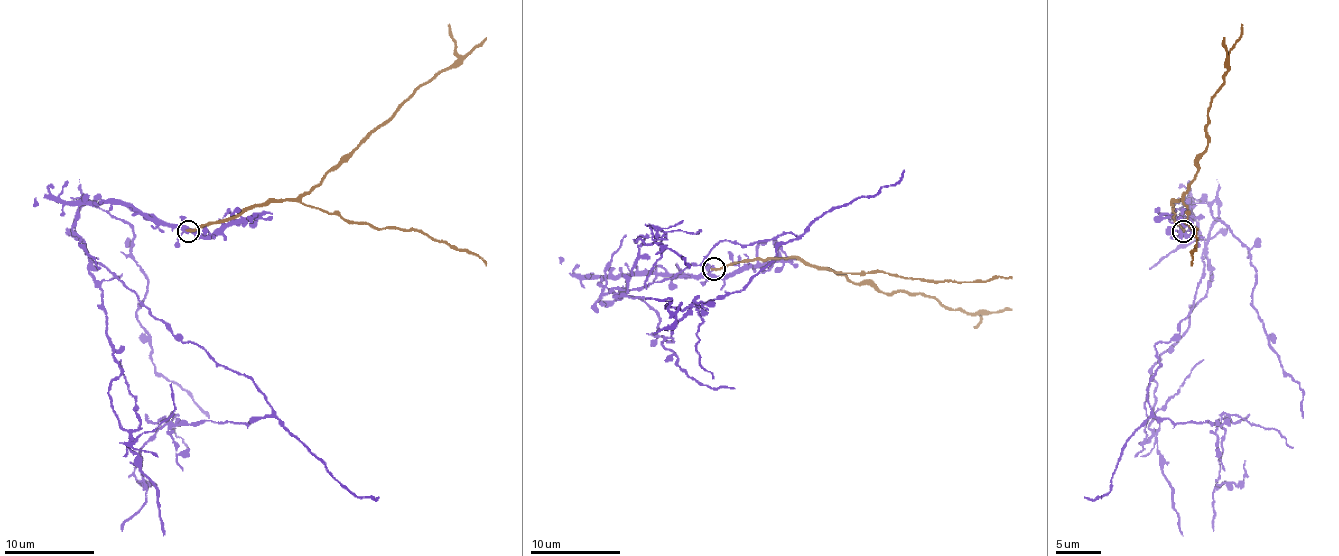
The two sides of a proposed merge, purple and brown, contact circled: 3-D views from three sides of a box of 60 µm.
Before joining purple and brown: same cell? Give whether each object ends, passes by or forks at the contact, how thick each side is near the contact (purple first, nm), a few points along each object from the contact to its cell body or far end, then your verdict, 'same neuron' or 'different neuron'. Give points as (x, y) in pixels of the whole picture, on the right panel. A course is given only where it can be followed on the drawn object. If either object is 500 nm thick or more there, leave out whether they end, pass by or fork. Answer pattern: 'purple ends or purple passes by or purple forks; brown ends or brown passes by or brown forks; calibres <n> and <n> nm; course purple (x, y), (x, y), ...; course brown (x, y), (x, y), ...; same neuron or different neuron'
purple ends; brown ends; calibres 280 and 280 nm; course purple (1183, 231), (1190, 202), (1204, 276), (1179, 334), (1154, 346), (1148, 395), (1161, 420), (1224, 431), (1212, 532); course brown (1183, 231), (1174, 220), (1172, 202), (1183, 195), (1208, 146), (1210, 97), (1224, 83), (1228, 50), (1242, 23); different neuron

